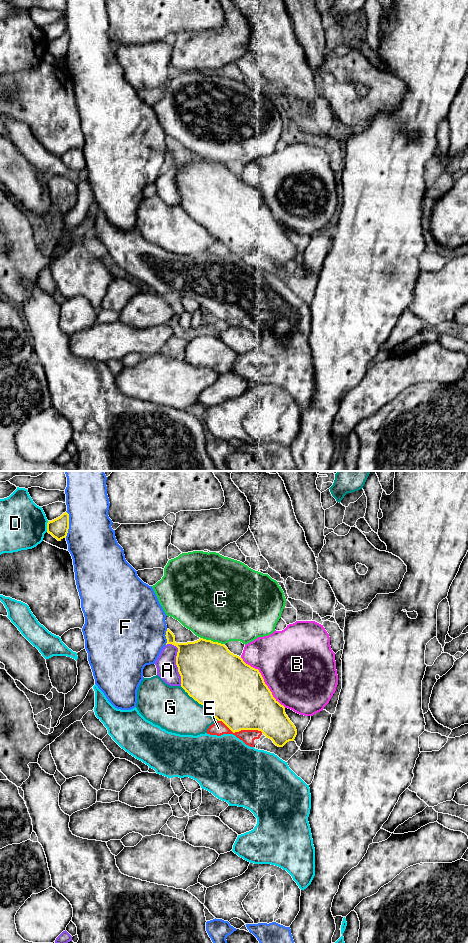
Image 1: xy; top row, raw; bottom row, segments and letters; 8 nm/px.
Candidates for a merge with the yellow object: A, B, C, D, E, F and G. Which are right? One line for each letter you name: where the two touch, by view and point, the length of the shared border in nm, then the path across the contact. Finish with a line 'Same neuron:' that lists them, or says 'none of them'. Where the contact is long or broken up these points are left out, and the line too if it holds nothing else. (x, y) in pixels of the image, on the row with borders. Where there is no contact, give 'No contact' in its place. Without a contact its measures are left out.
Same neuron: none of them

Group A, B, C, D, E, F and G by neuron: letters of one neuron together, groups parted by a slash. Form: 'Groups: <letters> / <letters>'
Groups: A E / B / C / D / F / G

